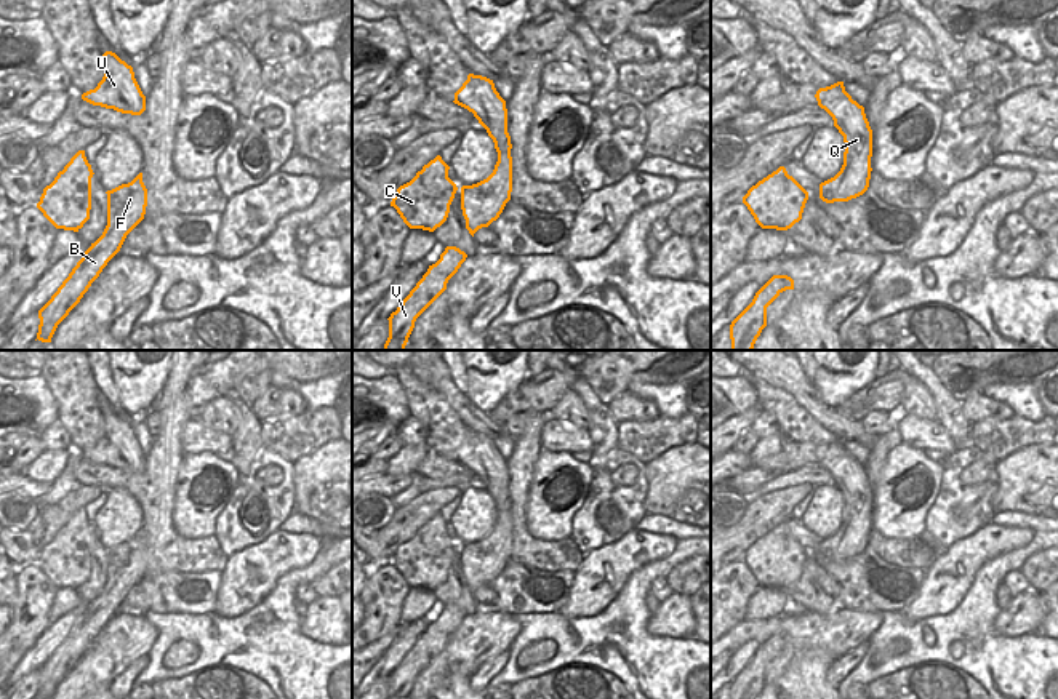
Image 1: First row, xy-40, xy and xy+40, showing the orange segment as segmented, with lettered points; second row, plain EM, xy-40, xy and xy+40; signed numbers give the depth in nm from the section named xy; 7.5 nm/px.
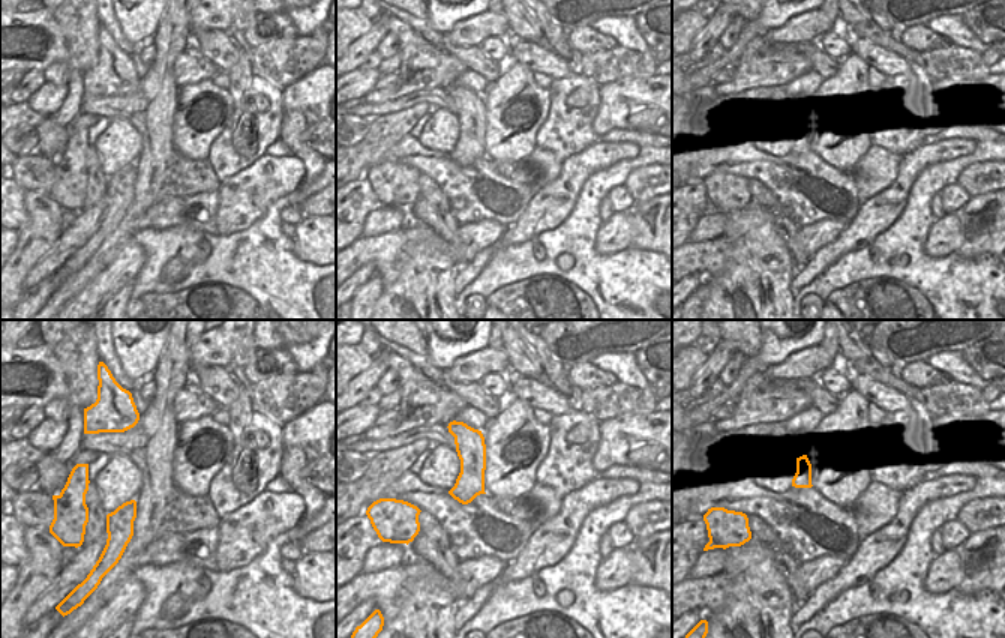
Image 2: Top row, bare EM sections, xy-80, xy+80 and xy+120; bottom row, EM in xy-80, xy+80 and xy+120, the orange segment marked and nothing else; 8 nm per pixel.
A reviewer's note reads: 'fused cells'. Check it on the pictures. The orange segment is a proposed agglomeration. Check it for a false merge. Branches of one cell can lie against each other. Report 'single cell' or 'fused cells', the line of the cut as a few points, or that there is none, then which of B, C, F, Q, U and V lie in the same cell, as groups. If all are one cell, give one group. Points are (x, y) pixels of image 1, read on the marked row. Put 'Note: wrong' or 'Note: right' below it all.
single cell; no cut; B C F Q U V
Note: wrong

